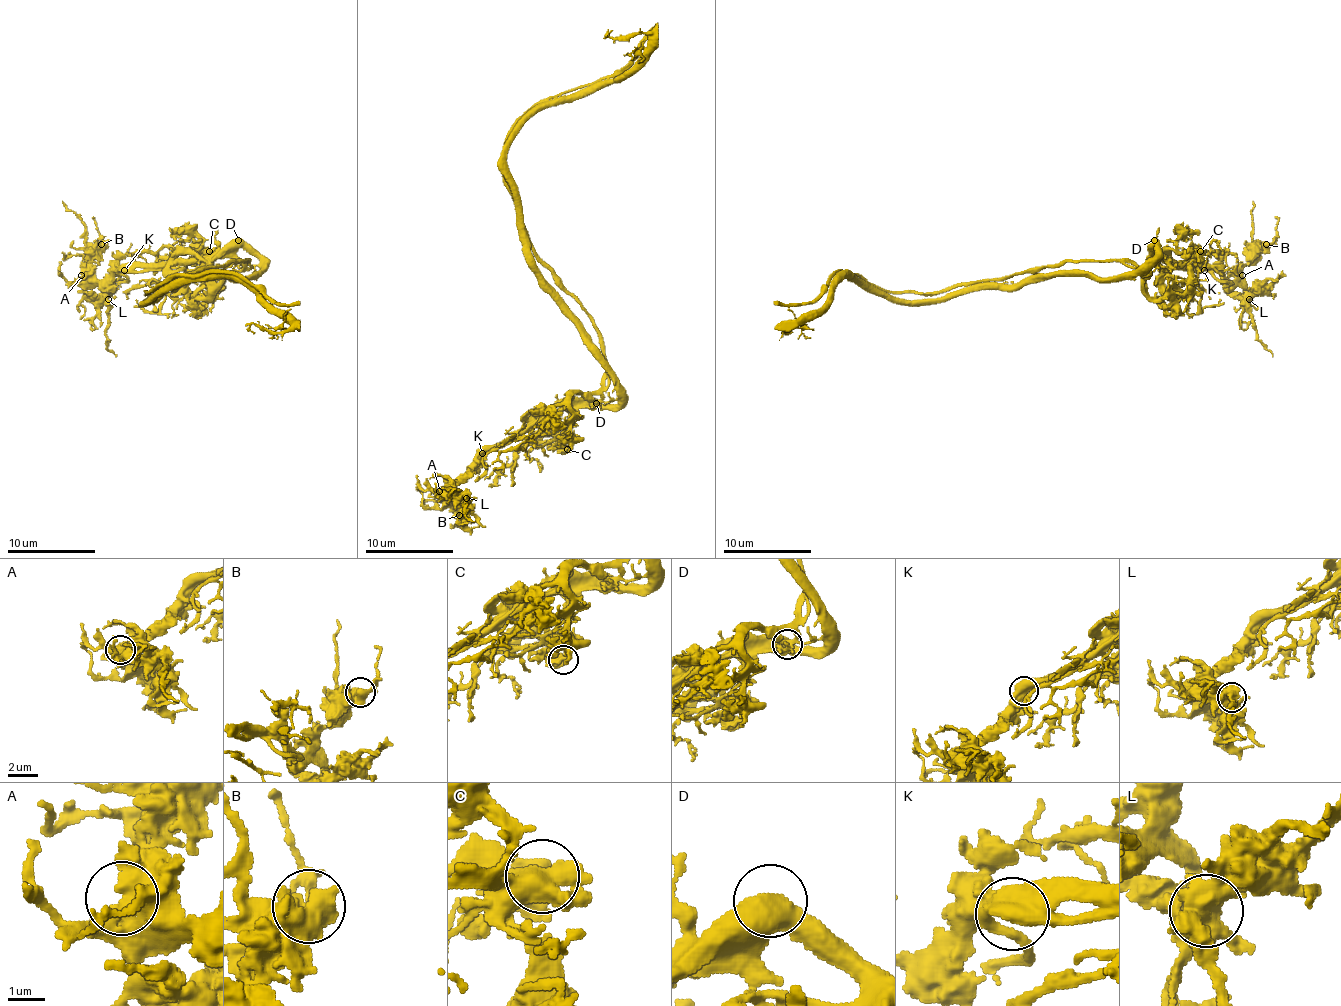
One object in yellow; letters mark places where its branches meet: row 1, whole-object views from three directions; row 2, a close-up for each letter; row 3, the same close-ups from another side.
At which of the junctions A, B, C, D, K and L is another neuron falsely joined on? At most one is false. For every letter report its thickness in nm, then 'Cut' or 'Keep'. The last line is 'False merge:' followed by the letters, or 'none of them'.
A: Thickness 800 nm. Keep
B: Thickness 600 nm. Keep
C: Thickness 550 nm. Keep
D: Thickness 600 nm. Keep
K: Thickness 650 nm. Cut
L: Thickness 550 nm. Keep
False merge: K

